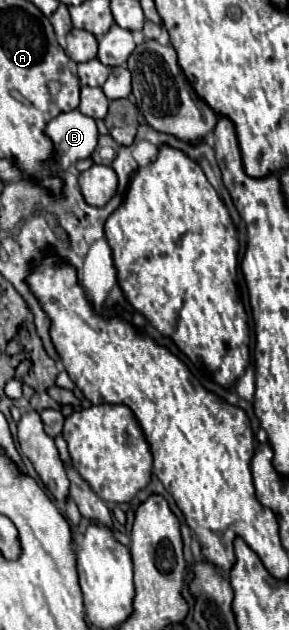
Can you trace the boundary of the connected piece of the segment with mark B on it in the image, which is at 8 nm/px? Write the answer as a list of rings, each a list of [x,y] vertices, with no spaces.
[[[80,110],[64,112],[64,114],[56,116],[54,120],[50,120],[48,126],[46,126],[46,136],[50,136],[52,142],[54,142],[56,164],[62,170],[66,170],[70,164],[74,164],[80,158],[88,158],[96,150],[96,146],[98,146],[98,128],[96,128],[96,122],[90,116],[84,116]]]

